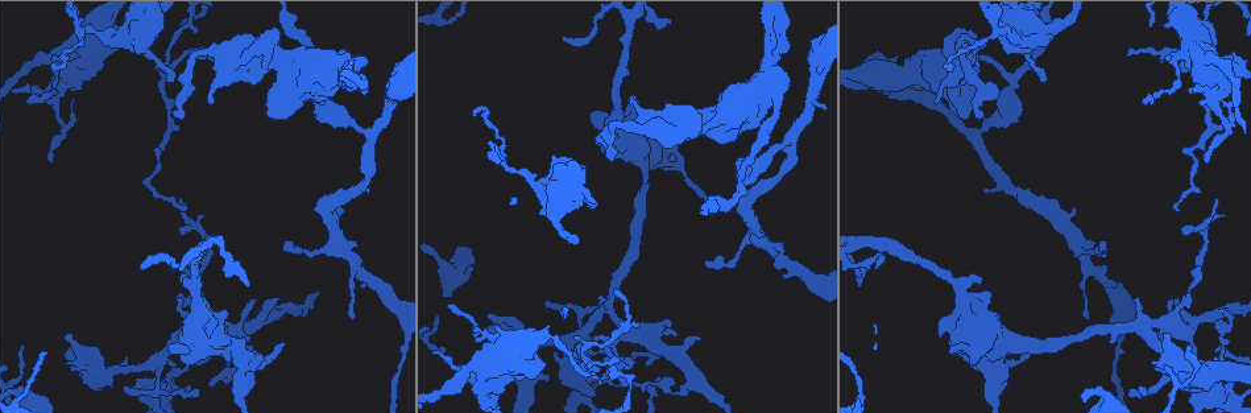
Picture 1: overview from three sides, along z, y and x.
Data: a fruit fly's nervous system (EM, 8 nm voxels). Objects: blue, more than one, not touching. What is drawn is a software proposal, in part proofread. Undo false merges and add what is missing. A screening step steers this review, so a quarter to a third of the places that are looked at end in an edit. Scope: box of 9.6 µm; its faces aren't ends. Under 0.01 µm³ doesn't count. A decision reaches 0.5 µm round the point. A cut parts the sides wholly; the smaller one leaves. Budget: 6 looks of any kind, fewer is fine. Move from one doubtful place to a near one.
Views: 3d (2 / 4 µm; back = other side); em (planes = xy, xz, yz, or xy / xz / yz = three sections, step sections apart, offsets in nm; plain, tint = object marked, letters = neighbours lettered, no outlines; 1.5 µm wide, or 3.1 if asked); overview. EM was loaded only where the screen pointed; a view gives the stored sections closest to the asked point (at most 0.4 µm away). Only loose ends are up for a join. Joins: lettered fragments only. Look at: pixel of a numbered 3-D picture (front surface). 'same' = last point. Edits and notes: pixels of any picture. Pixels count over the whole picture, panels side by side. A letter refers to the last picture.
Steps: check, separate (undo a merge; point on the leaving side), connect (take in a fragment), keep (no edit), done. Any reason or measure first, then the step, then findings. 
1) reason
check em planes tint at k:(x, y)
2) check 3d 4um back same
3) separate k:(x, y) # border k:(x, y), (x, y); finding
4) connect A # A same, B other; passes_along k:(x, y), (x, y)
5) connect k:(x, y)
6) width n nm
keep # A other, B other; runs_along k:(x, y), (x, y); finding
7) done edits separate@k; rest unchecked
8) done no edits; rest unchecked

tapers out
check 3d 2um at 1:(73, 102)

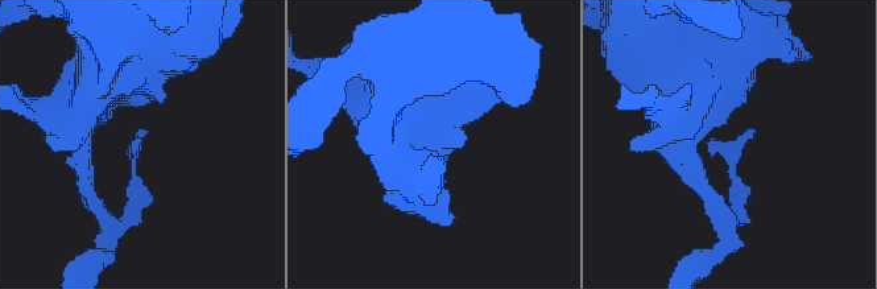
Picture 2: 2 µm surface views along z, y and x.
check em xz step 8 tint at 2:(711, 138)

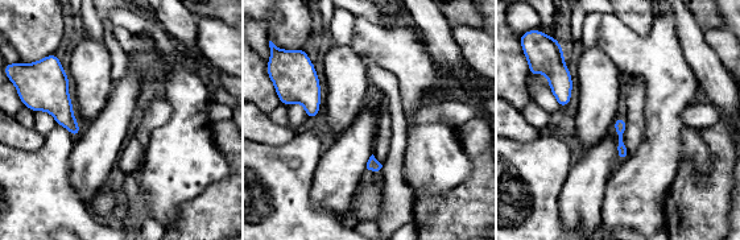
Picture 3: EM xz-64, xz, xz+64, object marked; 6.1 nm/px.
see the neighbours
check em xz step 8 letters same

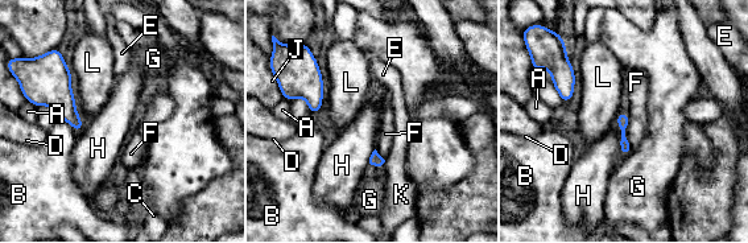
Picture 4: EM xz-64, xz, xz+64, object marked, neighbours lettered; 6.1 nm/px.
width 80 nm
keep # A other, B other, C other, D other, E other, F other, G other, H other, J other, K other, L other; border 4:(615, 122), (622, 155); no lettered fragment goes on from it

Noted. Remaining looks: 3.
arms run side by side
check em planes letters at 1:(610, 304)

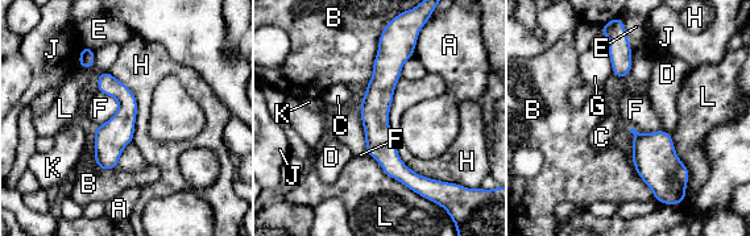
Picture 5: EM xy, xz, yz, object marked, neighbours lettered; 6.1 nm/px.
keep # A other, B other, C other, D other, E other, F other, G other, H other, J other, K other, L other; continuous, no second neuron

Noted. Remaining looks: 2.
done no edits; rest unchecked

